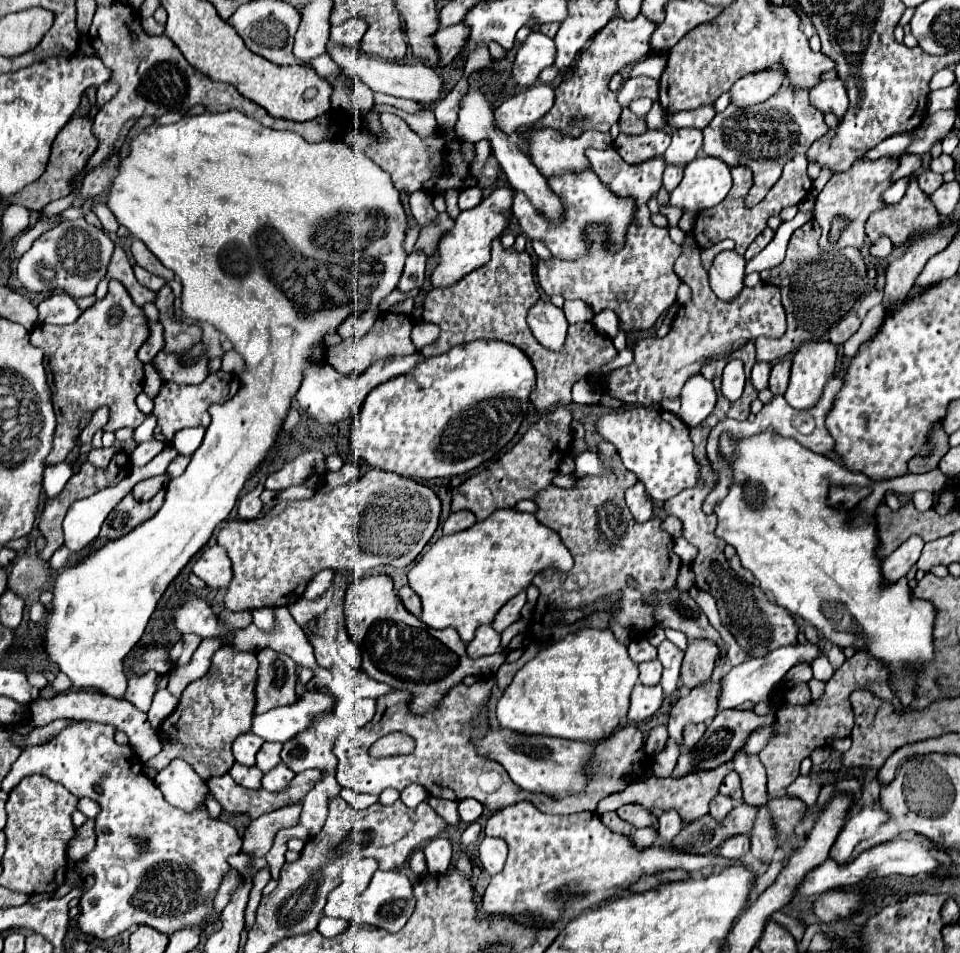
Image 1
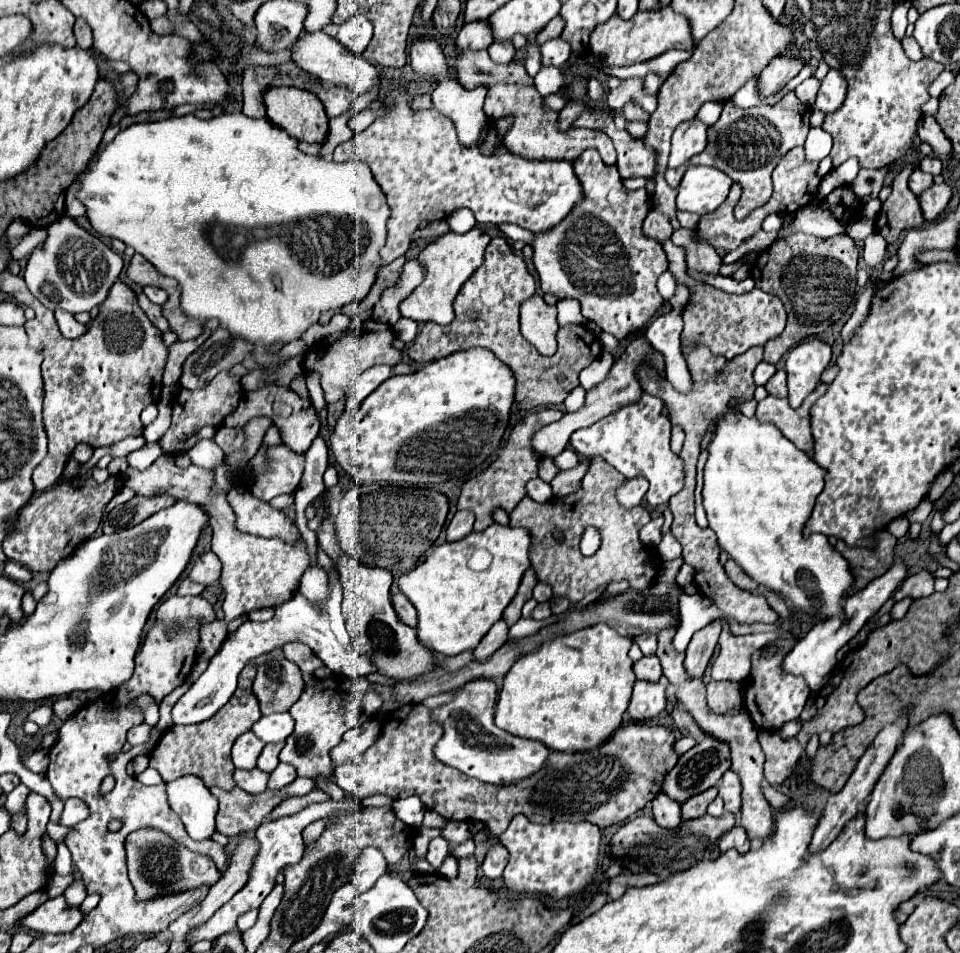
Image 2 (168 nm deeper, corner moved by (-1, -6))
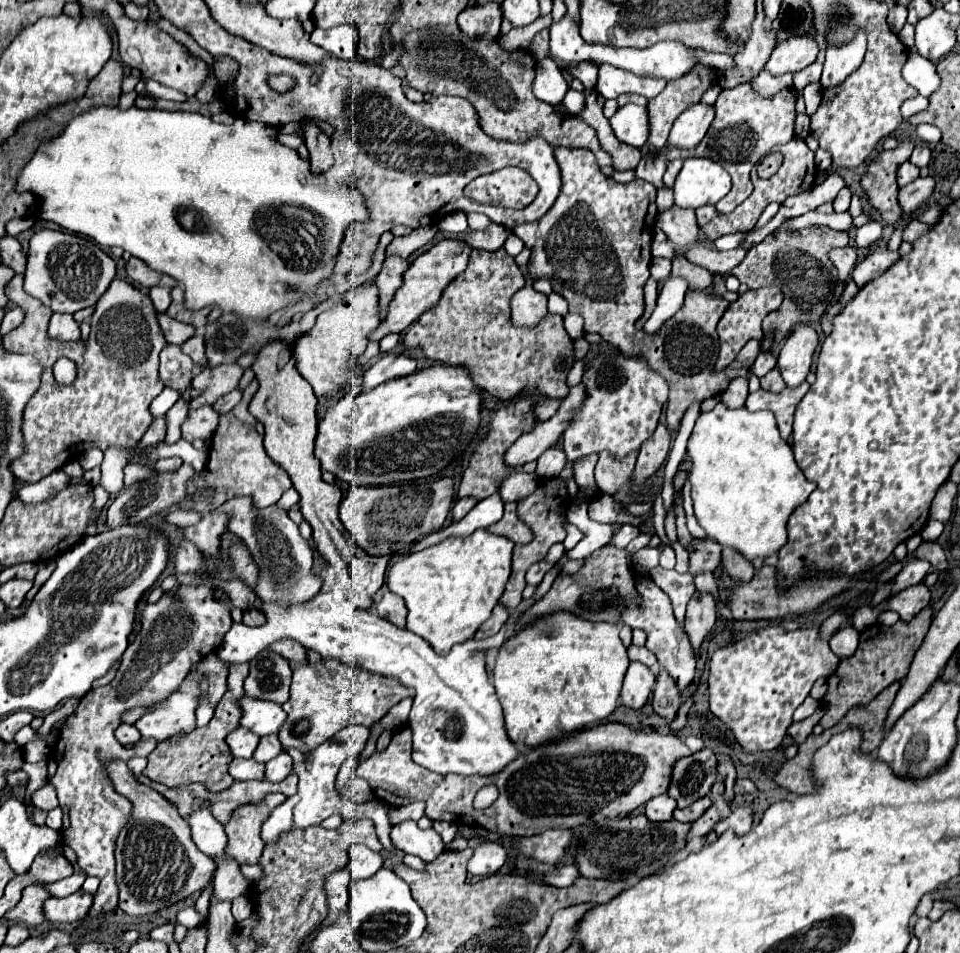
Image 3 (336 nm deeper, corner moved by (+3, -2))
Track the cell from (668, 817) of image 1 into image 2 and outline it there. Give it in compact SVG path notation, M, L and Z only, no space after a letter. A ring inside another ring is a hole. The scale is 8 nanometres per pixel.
M660 793L654 801L652 801L652 813L654 813L654 821L664 827L664 829L676 829L678 825L682 825L682 813L680 813L680 803L666 797L664 793Z

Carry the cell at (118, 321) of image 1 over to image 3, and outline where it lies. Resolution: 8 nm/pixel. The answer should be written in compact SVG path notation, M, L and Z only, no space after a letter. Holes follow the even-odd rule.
M14 275L6 293L24 311L24 321L2 339L2 345L10 353L32 355L42 367L40 389L22 411L20 427L26 451L10 463L14 477L24 483L36 483L70 459L78 459L90 447L102 451L108 447L134 447L154 419L150 413L152 399L164 389L158 375L158 355L166 347L166 339L150 297L134 285L114 279L94 309L90 339L84 345L60 343L48 337L50 309L24 291L22 277ZM60 357L76 363L76 381L72 385L58 385L52 375L52 367Z

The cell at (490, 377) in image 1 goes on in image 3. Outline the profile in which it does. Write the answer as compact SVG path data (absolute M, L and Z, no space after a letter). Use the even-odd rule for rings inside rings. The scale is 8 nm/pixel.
M432 365L408 377L386 381L386 385L378 385L372 391L350 391L346 397L342 397L318 423L314 457L320 461L322 471L362 487L426 479L442 471L470 447L478 433L478 423L480 391L476 385L472 385L466 369Z

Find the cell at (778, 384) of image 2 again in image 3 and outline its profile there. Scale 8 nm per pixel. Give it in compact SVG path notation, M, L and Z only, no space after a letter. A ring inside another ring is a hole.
M772 369L770 373L766 373L760 379L760 385L762 385L762 389L772 391L772 393L778 393L778 391L782 391L786 387L786 383L784 383L784 379L782 379L782 375L780 375L778 369Z

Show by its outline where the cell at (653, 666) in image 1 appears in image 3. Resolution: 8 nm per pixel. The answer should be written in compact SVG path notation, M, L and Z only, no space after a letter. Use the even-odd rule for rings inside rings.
M630 645L630 647L628 647L628 657L630 657L630 661L640 661L640 663L644 663L646 667L654 667L654 665L656 665L654 653L650 653L646 647Z

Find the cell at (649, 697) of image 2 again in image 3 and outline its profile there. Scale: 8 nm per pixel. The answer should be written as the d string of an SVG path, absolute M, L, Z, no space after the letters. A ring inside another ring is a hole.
M630 663L626 677L624 677L624 685L622 685L622 703L630 709L640 709L650 693L652 693L652 685L654 685L654 673L642 665L642 663Z

